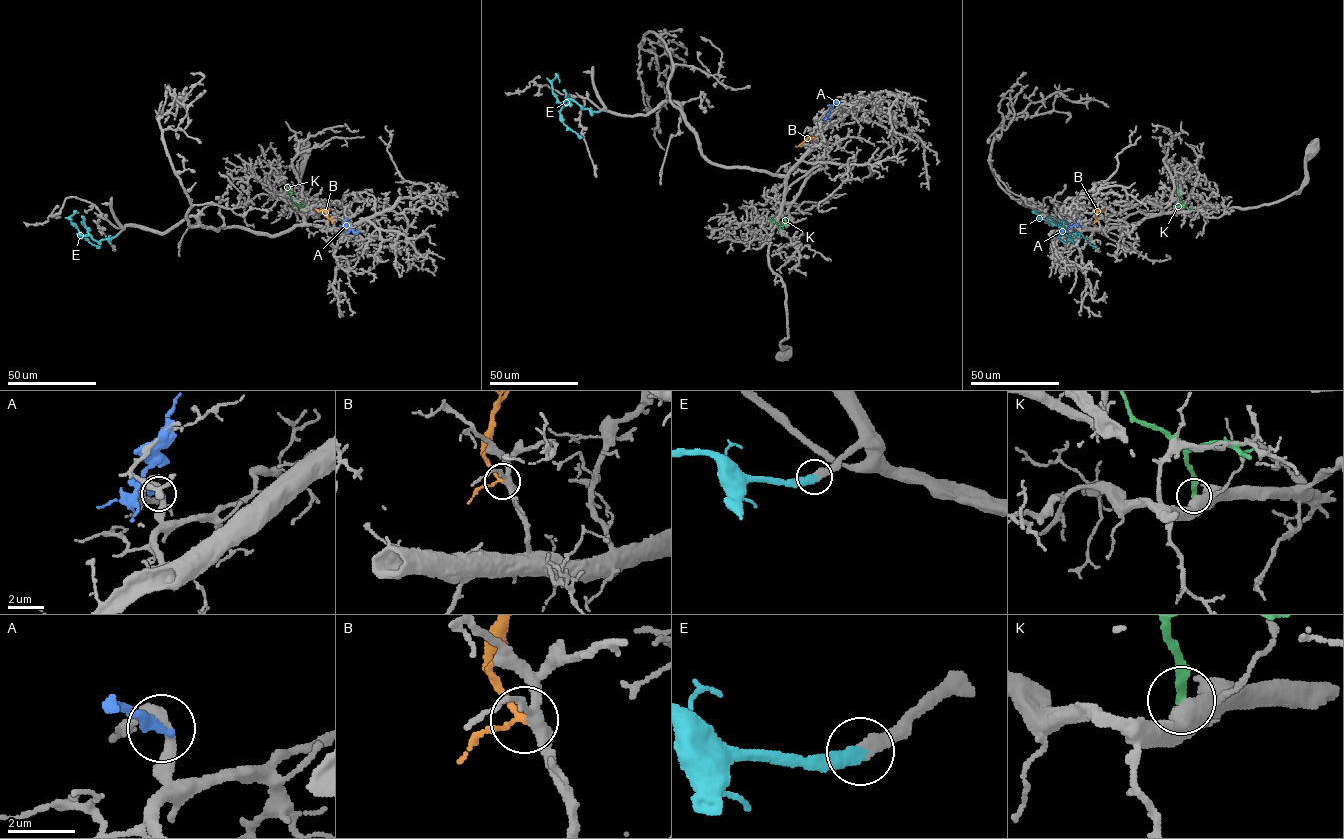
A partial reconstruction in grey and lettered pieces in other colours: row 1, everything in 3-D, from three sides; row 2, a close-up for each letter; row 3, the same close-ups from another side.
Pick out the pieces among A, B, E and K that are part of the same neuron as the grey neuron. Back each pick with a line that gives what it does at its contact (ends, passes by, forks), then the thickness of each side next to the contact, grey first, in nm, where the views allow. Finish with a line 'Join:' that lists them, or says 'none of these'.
B: it passes by | 320/160 nm
E: it ends | 280/320 nm
Join: B, E

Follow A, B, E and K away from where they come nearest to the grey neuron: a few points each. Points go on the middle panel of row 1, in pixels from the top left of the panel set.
A: (828, 118), (826, 117), (835, 102), (838, 105)
B: (813, 139), (807, 138), (797, 146)
E: (599, 111), (582, 108), (571, 99), (562, 103), (562, 121), (580, 138)
K: (780, 231), (779, 226), (768, 218)

